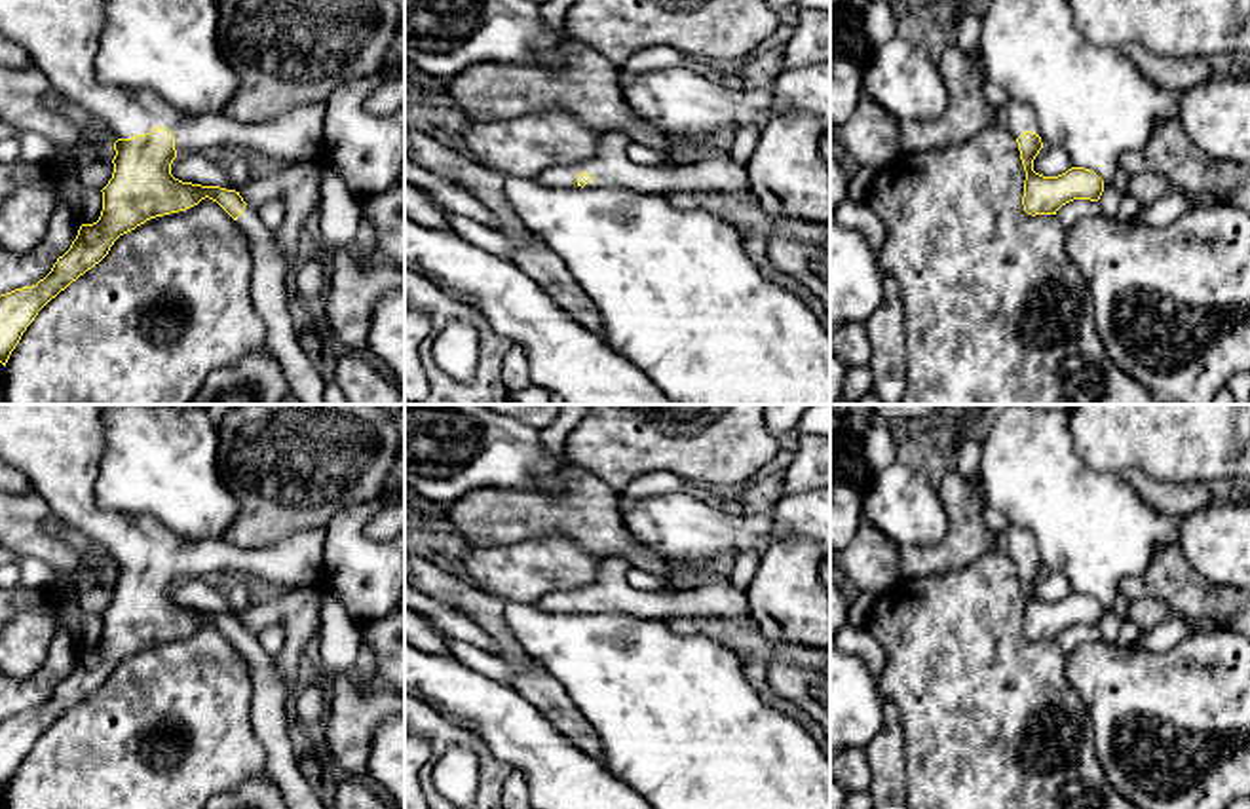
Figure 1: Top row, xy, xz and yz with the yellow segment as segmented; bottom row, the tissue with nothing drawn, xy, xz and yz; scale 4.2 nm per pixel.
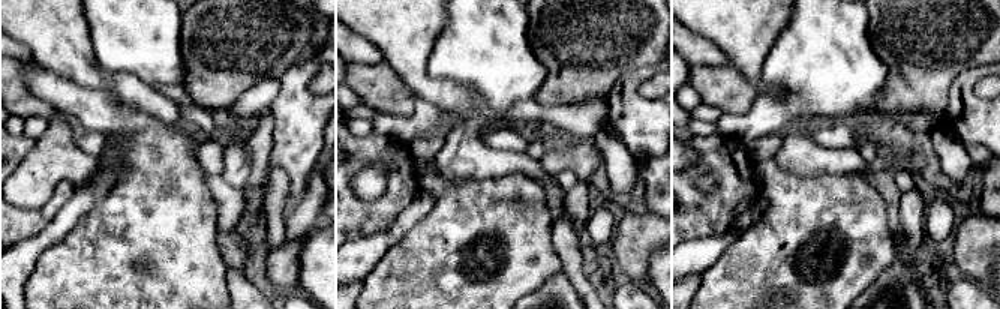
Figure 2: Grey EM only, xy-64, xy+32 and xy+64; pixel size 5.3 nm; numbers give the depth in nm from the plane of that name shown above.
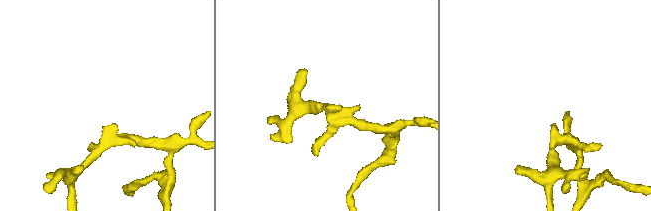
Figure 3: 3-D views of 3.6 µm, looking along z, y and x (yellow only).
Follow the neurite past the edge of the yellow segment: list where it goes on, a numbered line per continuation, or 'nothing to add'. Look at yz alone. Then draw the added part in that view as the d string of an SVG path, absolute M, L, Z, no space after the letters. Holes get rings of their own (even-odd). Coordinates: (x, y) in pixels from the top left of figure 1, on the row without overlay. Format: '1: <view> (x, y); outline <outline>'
1: yz (1015, 542); outline M1009 524L1001 534L997 534L994 549L1005 553L1014 564L1026 556L1039 560L1032 532L1016 524Z

